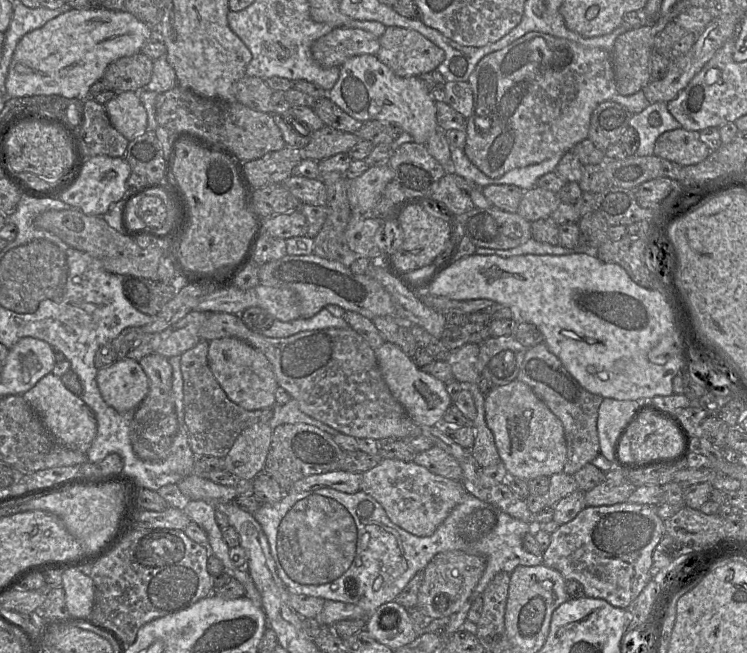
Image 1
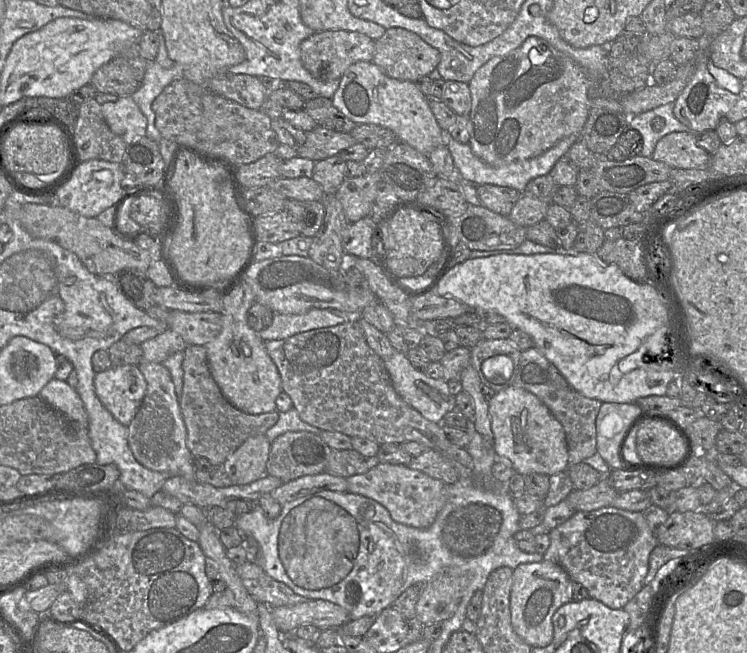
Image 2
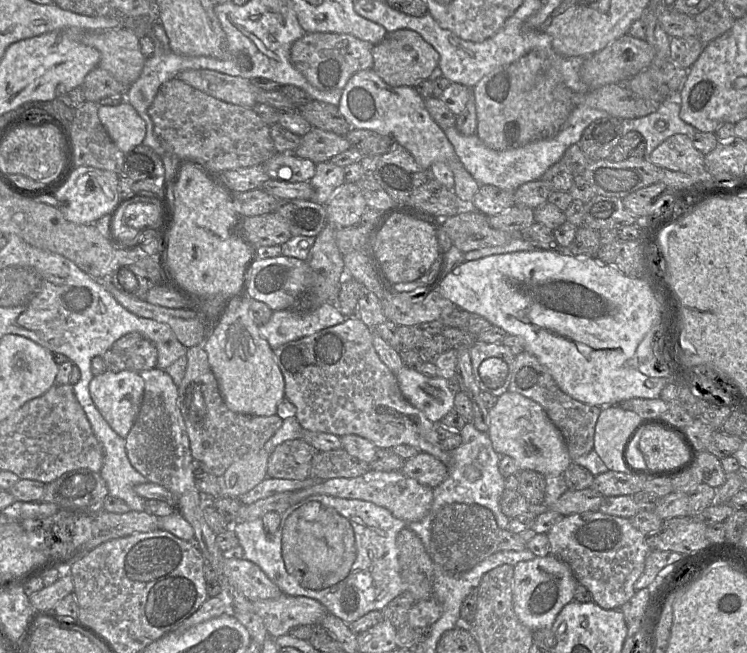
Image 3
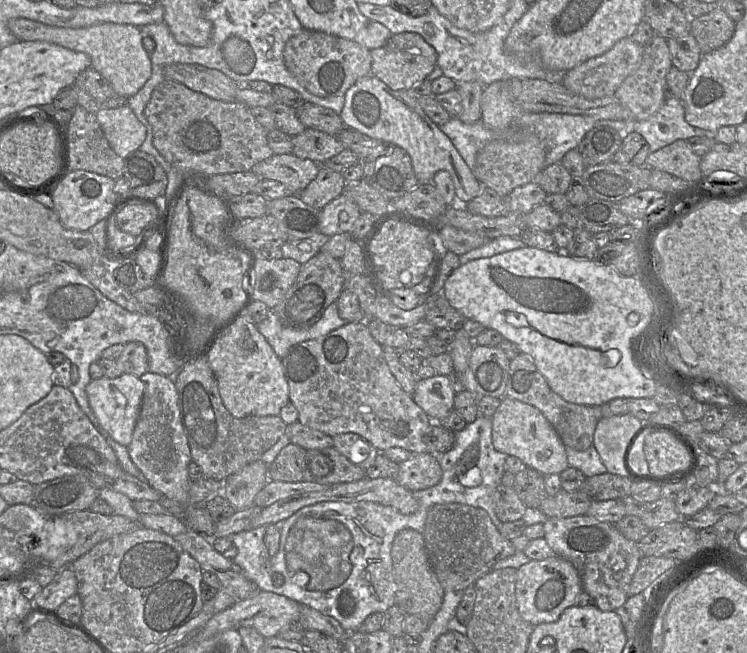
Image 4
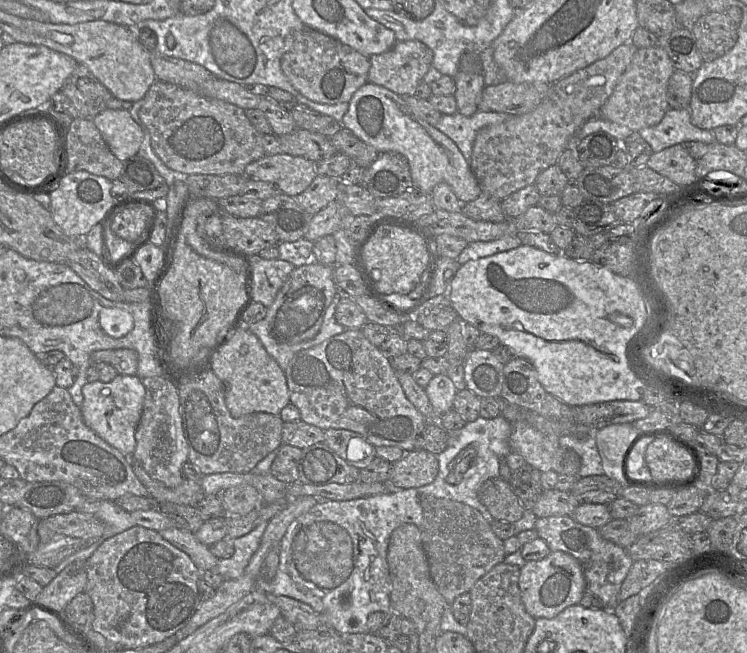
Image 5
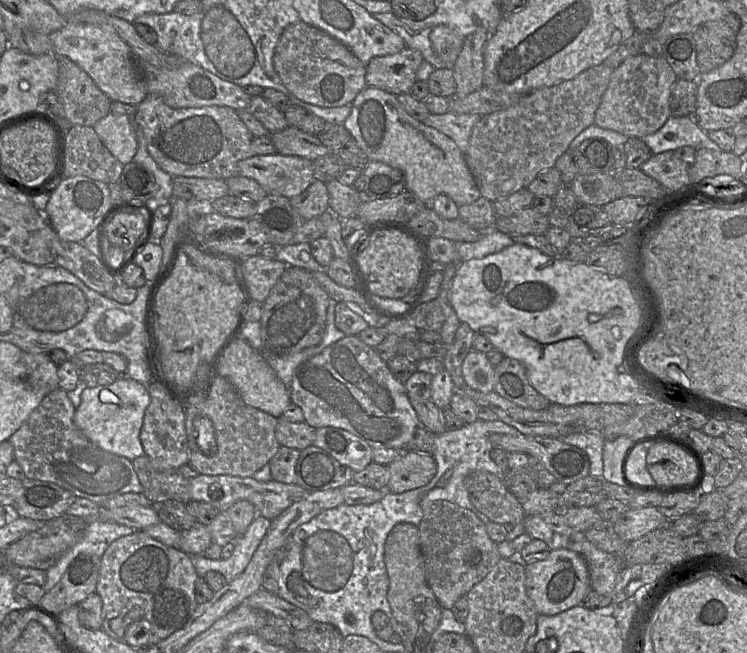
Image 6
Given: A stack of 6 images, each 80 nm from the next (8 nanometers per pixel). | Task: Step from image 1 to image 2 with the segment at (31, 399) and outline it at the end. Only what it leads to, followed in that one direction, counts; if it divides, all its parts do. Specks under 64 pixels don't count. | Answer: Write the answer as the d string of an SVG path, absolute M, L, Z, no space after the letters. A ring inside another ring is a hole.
M51 379L41 389L39 397L76 427L88 428L89 419L84 404L77 391L66 381Z

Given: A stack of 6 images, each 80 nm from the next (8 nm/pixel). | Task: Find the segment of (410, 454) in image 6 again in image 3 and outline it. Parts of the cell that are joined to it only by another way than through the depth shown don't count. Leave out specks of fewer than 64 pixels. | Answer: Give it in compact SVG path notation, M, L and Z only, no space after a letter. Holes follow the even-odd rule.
M426 452L407 459L401 472L418 483L434 488L448 477L448 467L438 458Z

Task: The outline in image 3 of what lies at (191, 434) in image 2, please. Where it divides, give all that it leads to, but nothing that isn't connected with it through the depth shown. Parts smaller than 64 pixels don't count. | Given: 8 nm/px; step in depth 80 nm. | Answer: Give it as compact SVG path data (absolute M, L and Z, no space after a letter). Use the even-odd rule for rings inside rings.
M204 347L187 348L186 357L185 374L178 387L178 406L189 437L191 454L193 459L206 466L207 472L222 477L232 463L263 448L281 427L283 420L277 414L255 416L231 411L220 393Z

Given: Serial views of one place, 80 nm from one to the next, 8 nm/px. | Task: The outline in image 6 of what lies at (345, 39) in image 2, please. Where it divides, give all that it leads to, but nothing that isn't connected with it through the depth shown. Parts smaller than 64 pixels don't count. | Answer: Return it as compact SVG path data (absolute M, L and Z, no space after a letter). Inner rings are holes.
M302 20L288 25L275 47L273 65L286 88L300 100L320 107L351 104L366 85L366 65L324 31Z

